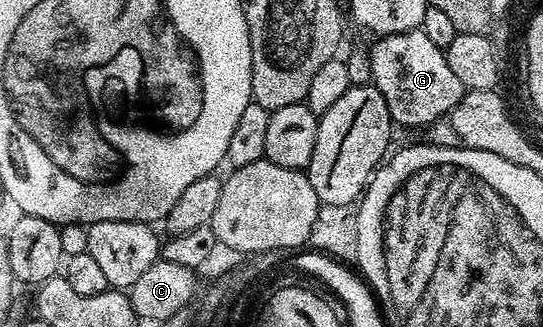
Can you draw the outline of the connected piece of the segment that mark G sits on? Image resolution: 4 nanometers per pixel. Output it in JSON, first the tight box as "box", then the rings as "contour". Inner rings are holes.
{"box":[367,29,466,128],"contour":[[[417,29],[401,35],[386,35],[373,43],[376,44],[372,51],[367,52],[372,71],[370,83],[386,99],[393,124],[427,128],[445,118],[464,96],[466,89],[450,70],[444,48],[434,45],[424,31]]]}

